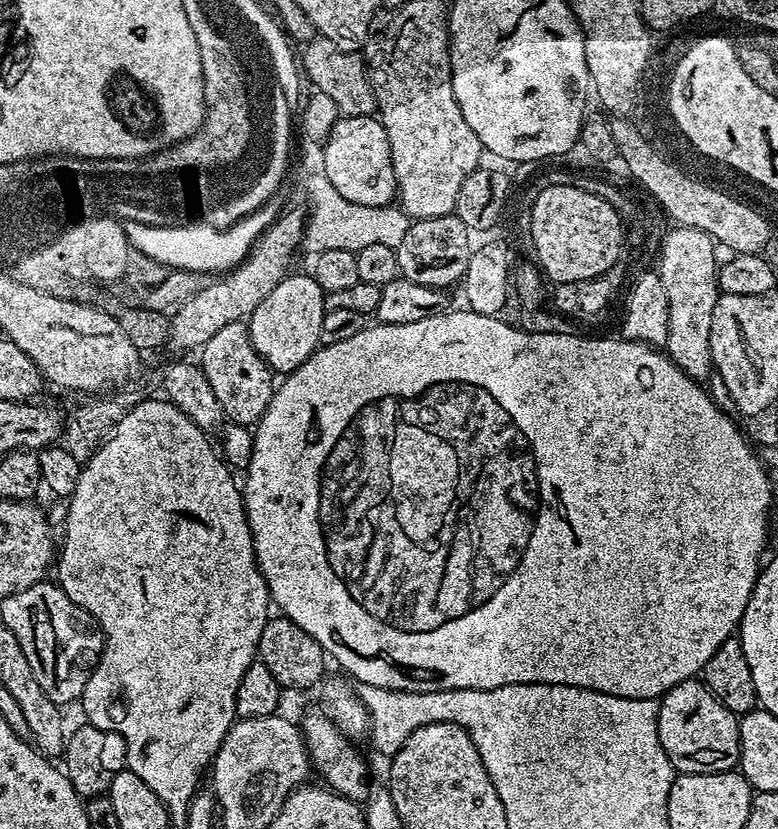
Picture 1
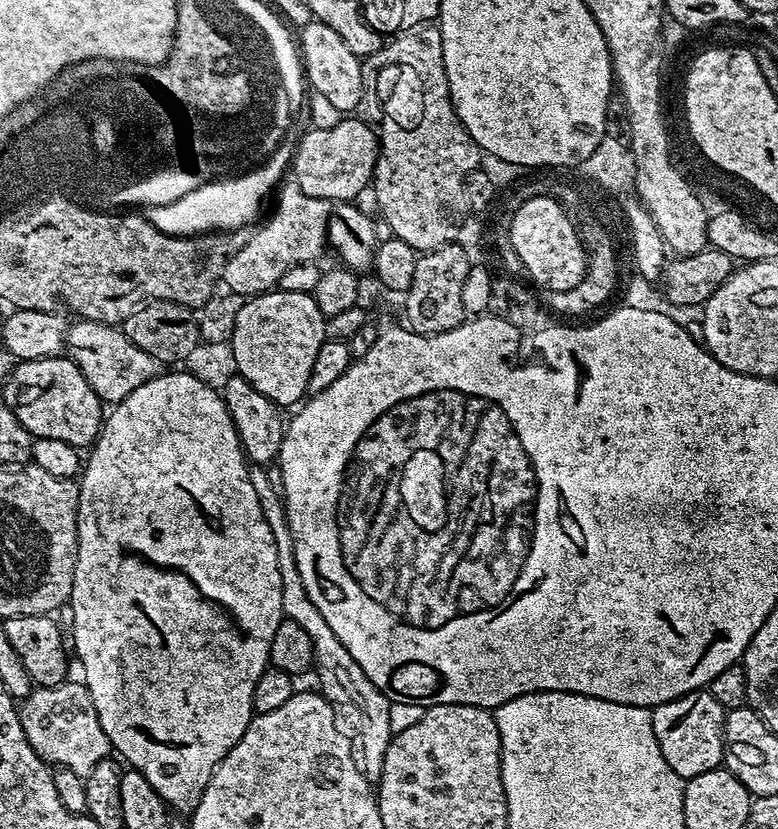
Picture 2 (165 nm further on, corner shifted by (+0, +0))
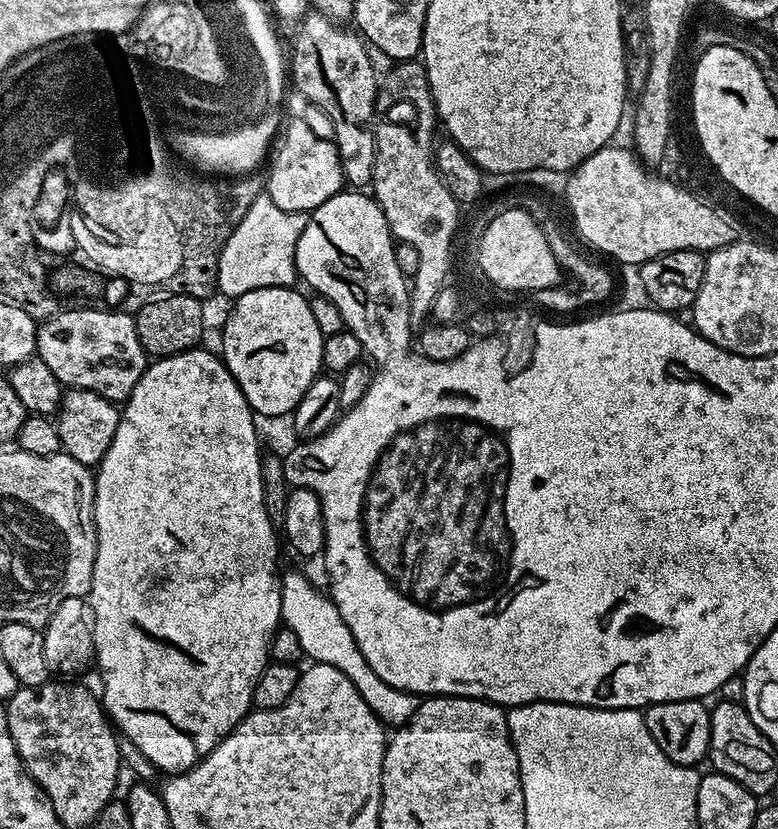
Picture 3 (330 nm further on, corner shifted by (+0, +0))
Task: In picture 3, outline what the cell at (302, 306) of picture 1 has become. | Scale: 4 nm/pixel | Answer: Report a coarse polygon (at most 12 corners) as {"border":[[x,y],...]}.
{"border":[[295,287],[235,297],[222,359],[258,415],[293,412],[324,335]]}

